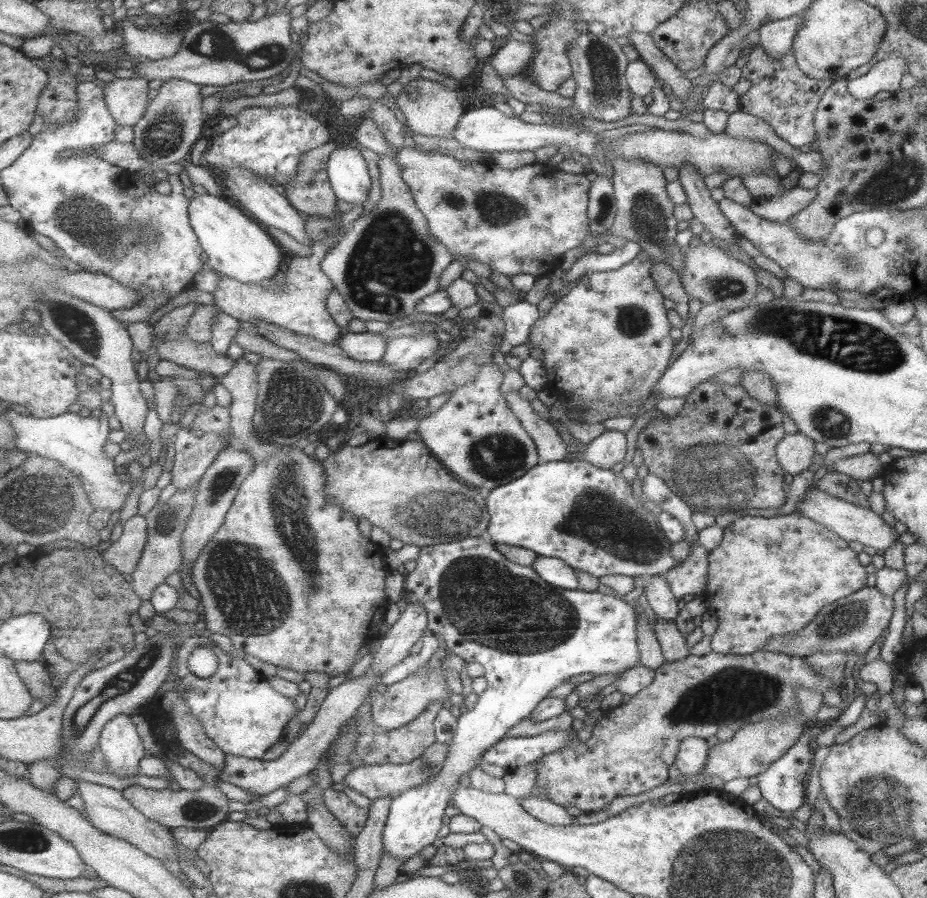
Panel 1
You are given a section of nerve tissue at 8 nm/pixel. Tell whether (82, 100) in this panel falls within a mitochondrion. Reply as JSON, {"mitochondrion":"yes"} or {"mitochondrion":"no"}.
{"mitochondrion":"no"}

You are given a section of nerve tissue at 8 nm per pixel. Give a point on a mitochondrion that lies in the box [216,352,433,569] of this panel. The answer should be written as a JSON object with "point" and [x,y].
{"point":[292,404]}

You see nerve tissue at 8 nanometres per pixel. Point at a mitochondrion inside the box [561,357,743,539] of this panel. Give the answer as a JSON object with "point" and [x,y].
{"point":[583,411]}

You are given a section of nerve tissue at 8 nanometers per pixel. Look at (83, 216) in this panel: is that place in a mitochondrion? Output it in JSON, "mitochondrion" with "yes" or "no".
{"mitochondrion":"yes"}

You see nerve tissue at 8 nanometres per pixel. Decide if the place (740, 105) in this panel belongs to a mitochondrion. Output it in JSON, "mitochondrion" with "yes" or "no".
{"mitochondrion":"no"}

